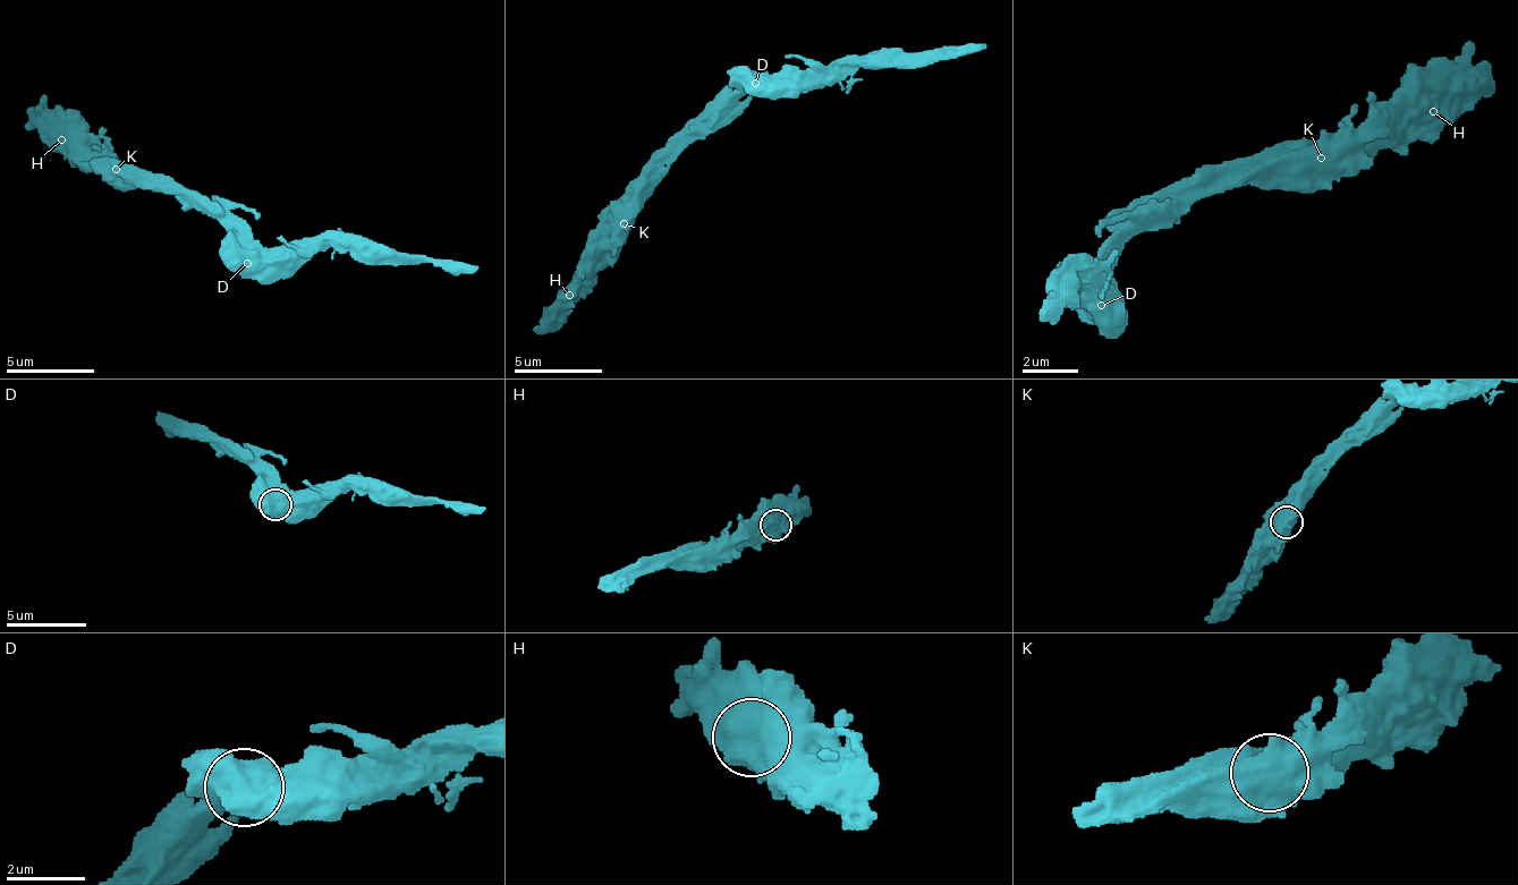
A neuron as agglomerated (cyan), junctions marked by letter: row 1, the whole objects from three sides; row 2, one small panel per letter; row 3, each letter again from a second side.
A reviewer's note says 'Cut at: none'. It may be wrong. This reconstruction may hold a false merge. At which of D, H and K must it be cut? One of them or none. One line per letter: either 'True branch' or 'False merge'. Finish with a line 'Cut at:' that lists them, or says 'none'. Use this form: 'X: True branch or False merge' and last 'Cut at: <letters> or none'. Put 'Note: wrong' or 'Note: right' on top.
Note: wrong
D: True branch
H: True branch
K: False merge
Cut at: K

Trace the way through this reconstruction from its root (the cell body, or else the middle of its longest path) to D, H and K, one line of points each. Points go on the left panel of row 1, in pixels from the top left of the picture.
D: (206, 205), (229, 228), (234, 245), (247, 263)
H: (206, 205), (189, 205), (176, 192), (150, 184), (115, 184), (61, 139)
K: (206, 205), (189, 205), (176, 192), (150, 184), (127, 184), (115, 170)

